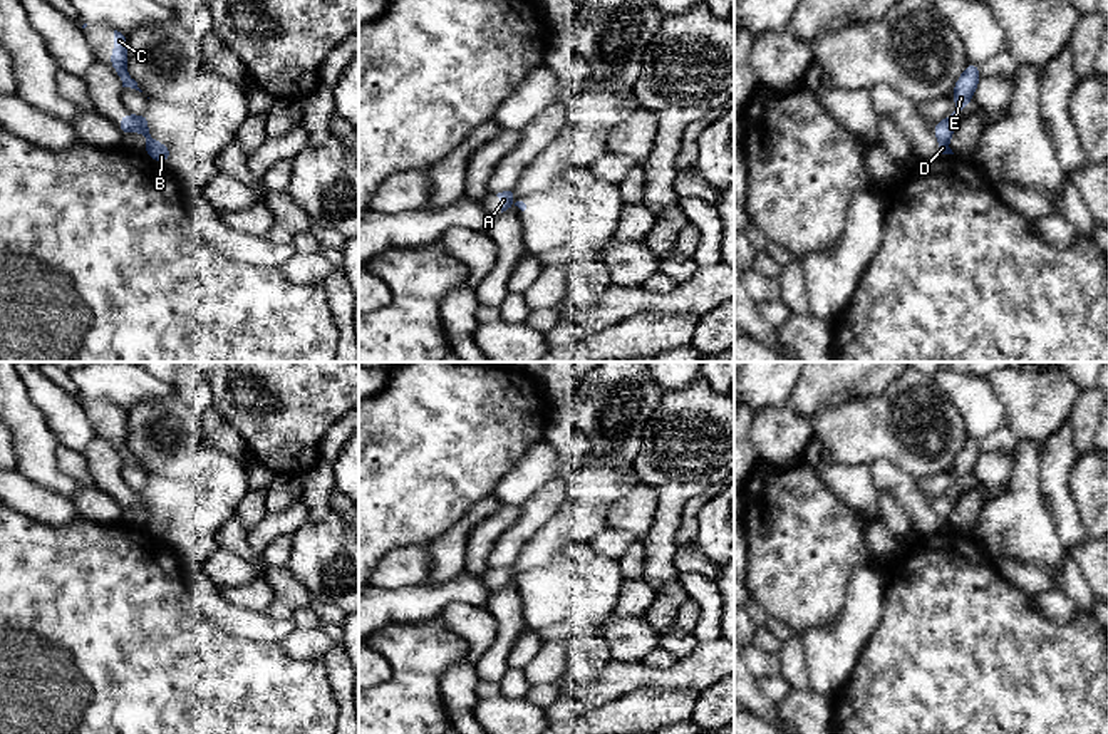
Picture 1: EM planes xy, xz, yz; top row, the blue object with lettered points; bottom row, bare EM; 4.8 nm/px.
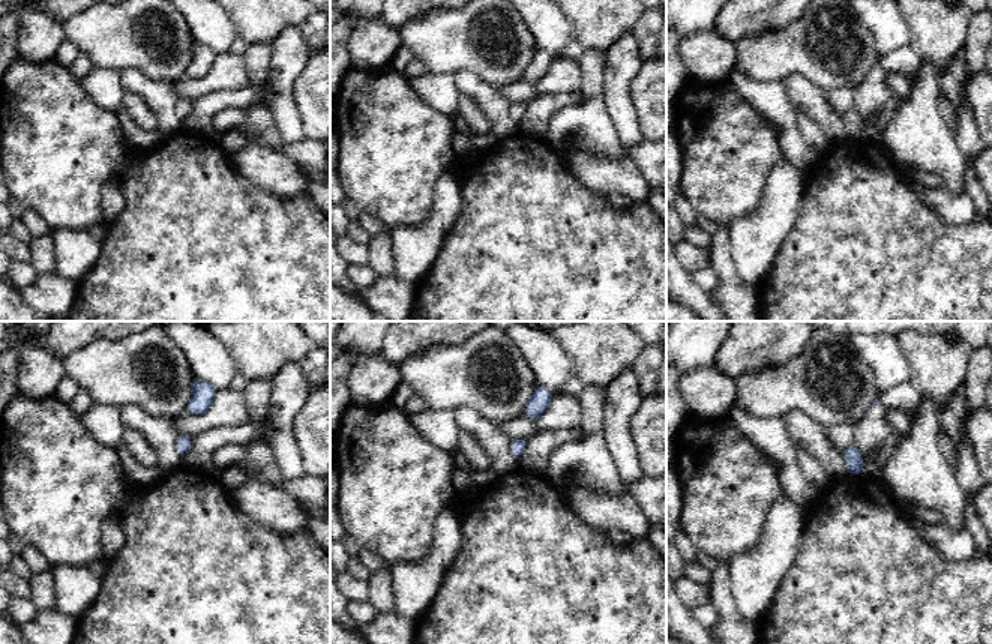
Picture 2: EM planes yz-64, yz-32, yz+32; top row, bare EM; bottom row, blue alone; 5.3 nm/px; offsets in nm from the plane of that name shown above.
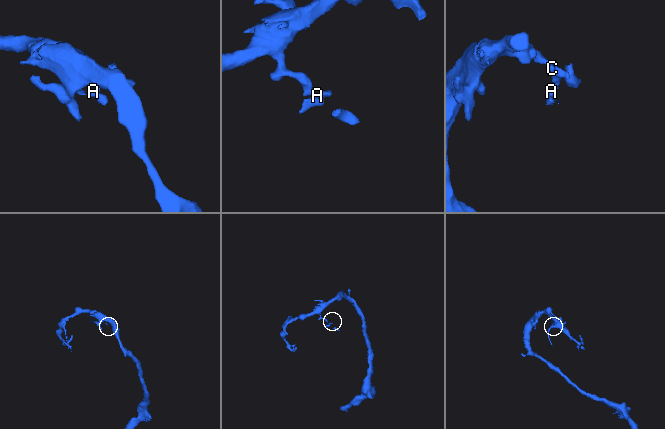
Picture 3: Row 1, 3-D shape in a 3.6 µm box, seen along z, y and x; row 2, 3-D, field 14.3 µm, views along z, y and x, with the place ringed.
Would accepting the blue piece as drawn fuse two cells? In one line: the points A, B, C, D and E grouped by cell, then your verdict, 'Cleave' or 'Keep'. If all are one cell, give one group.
Groups: A B D / C E. Cleave

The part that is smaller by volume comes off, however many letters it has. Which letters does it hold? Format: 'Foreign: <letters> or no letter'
Foreign: A, B, D

